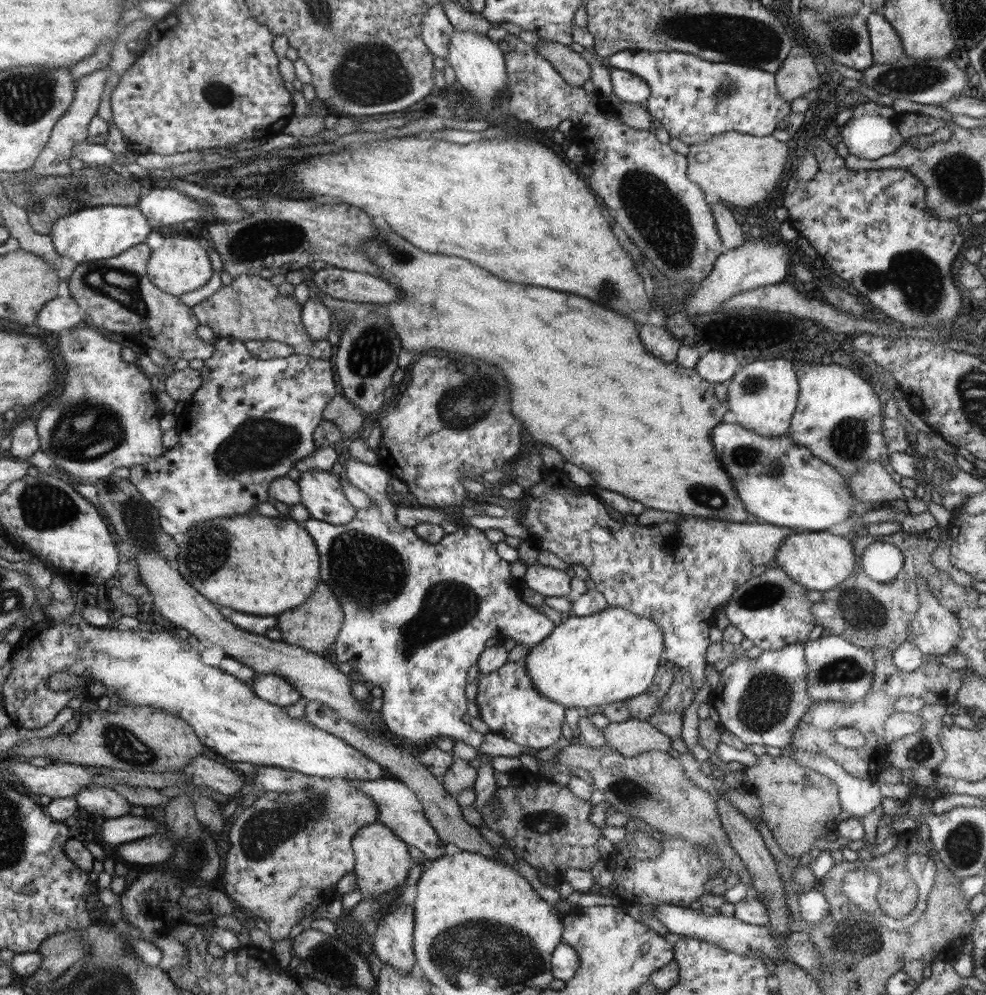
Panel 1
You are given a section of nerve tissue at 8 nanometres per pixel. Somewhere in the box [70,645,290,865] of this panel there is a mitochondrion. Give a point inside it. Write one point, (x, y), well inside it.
(117, 740)

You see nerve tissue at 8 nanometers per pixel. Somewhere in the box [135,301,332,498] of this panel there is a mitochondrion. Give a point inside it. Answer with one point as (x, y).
(258, 443)

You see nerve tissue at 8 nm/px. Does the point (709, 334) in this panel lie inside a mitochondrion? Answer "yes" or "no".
no

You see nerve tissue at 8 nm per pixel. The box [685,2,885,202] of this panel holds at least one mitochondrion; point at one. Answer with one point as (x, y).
(841, 36)

